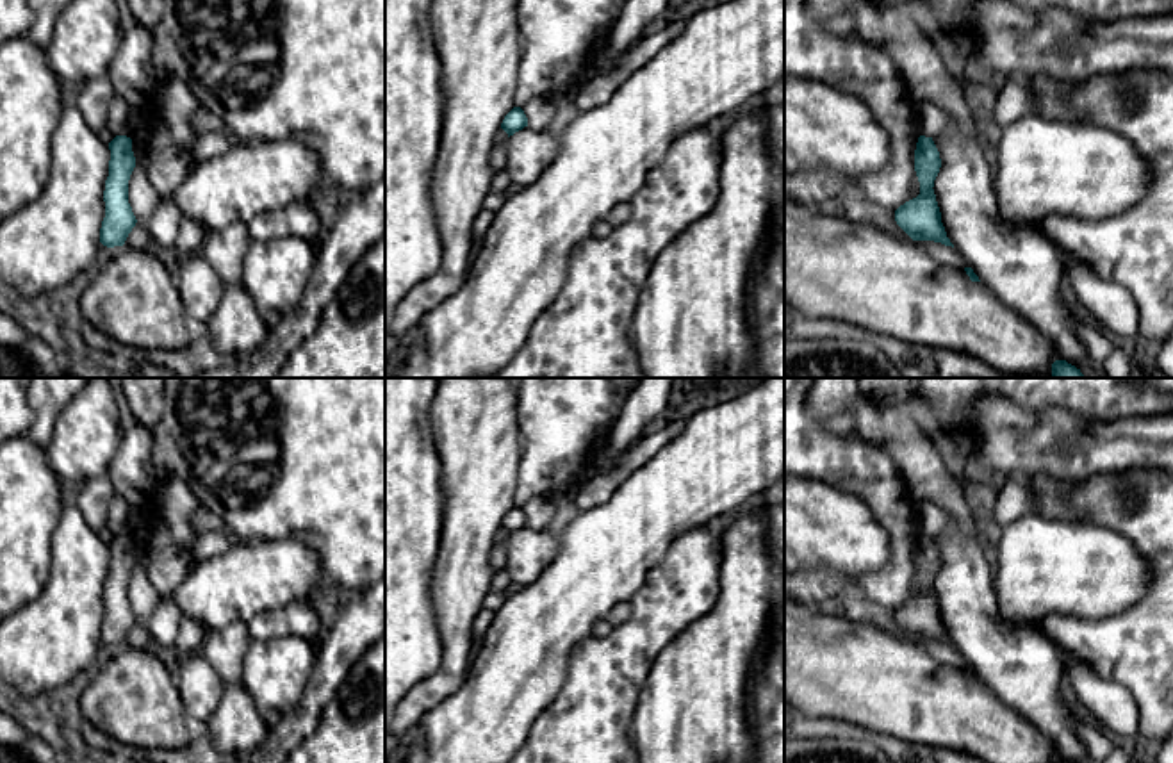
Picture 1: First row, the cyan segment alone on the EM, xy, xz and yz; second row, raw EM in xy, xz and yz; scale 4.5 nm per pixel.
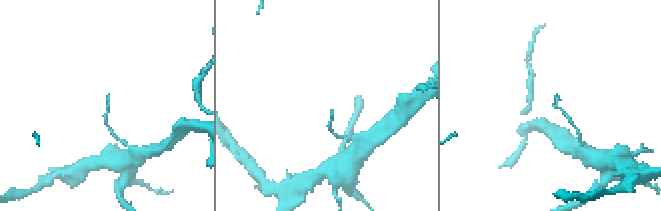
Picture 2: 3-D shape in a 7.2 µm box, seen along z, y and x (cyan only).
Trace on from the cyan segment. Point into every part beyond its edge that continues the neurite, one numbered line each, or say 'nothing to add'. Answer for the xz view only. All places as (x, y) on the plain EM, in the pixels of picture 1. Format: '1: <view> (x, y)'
nothing to add

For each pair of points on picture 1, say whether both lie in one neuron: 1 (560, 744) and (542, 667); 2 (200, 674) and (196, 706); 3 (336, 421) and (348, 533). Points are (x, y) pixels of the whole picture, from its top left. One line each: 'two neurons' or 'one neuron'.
1: two neurons
2: one neuron
3: one neuron

